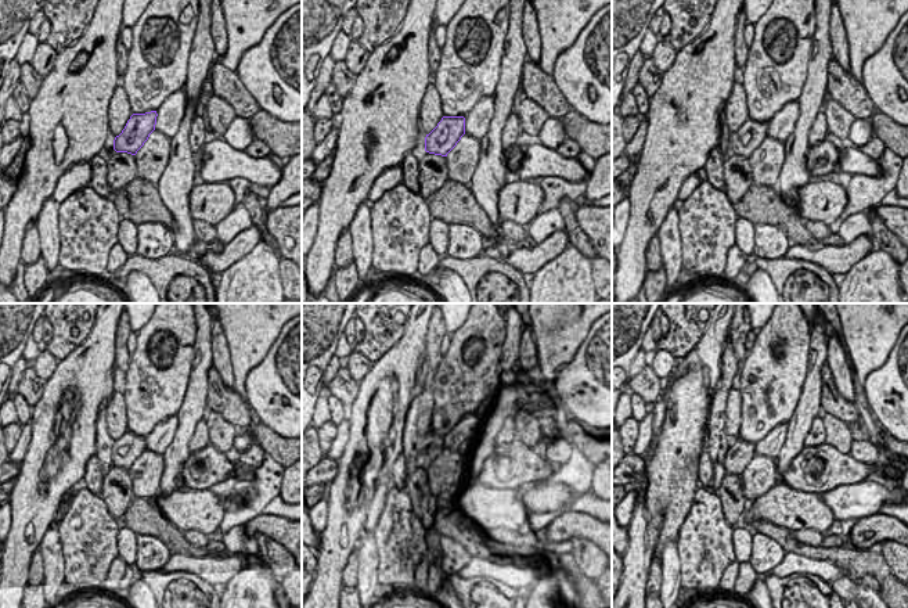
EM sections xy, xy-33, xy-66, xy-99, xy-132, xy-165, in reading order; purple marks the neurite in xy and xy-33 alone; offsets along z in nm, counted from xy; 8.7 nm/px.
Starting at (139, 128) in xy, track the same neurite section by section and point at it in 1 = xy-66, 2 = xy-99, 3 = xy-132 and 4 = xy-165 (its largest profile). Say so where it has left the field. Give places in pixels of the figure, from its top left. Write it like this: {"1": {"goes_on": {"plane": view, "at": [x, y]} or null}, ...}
{"1": {"goes_on": {"plane": "xy-66", "at": [746, 141]}}, "2": {"goes_on": {"plane": "xy-99", "at": [126, 452]}}, "3": {"goes_on": {"plane": "xy-132", "at": [425, 460]}}, "4": {"goes_on": {"plane": "xy-165", "at": [737, 459]}}}

